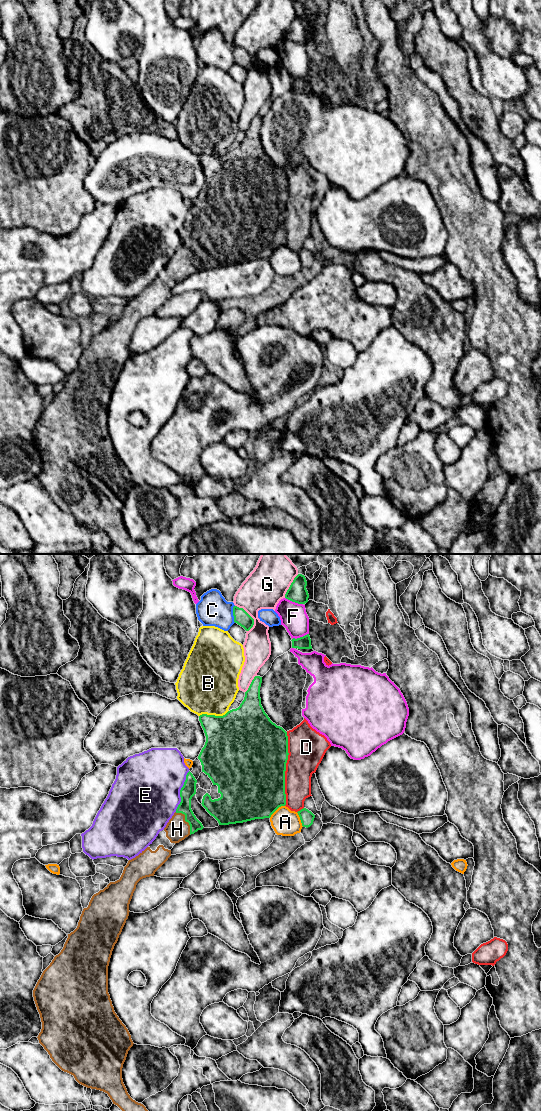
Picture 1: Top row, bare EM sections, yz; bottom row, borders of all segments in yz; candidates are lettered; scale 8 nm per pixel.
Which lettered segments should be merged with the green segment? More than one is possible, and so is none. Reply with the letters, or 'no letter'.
H

